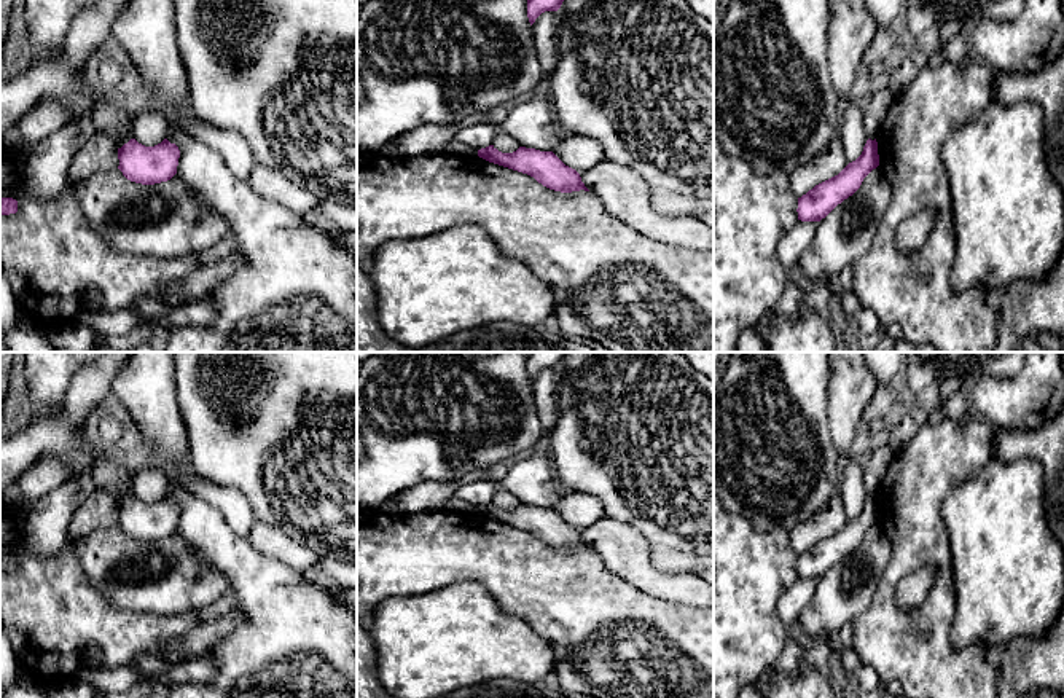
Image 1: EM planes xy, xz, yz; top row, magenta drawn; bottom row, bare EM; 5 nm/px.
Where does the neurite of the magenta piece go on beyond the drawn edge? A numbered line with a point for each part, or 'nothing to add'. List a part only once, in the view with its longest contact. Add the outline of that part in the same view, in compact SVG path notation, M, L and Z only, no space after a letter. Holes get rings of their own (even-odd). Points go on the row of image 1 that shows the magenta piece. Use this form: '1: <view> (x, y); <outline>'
nothing to add

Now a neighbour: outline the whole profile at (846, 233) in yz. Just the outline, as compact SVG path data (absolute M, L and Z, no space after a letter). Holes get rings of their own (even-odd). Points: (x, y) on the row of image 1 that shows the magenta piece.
M879 167L873 169L852 196L817 222L812 242L798 263L803 284L839 276L865 255L890 199L892 186L887 175Z

